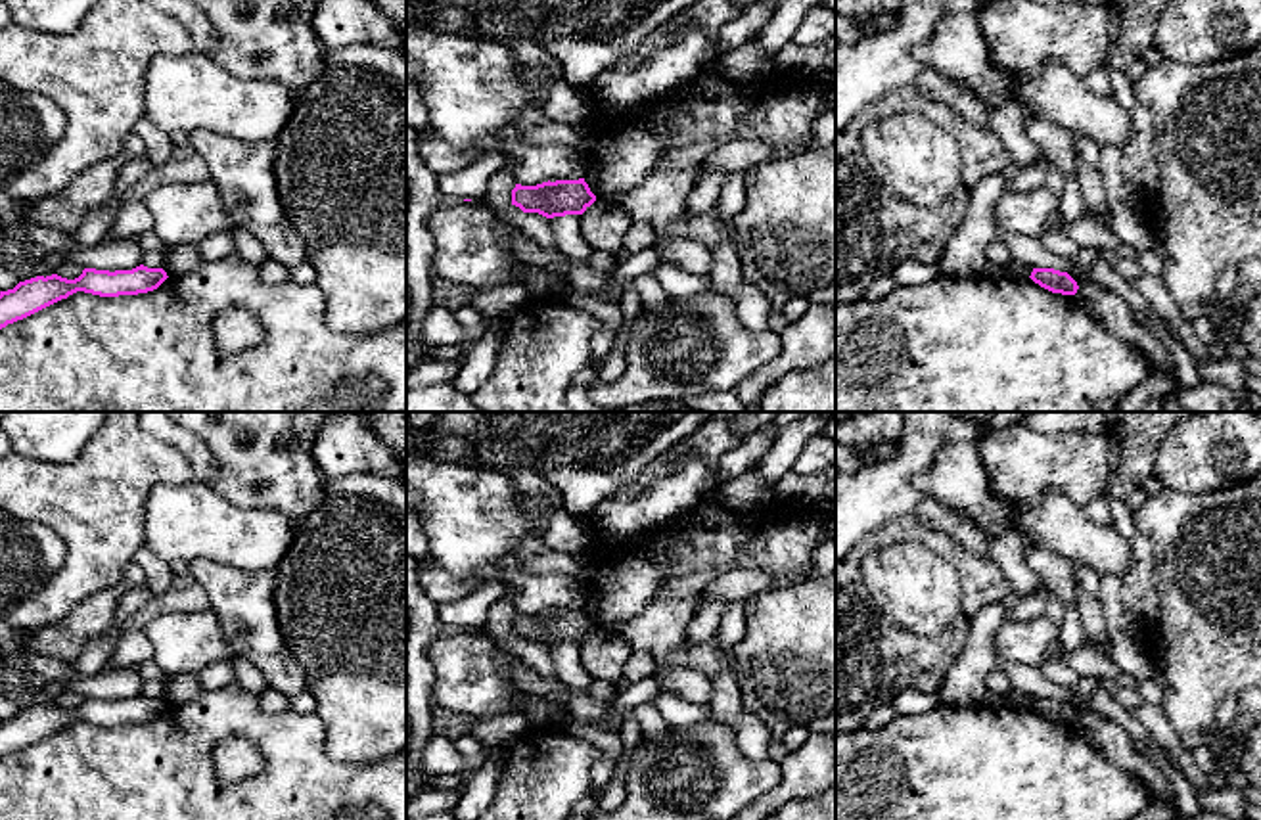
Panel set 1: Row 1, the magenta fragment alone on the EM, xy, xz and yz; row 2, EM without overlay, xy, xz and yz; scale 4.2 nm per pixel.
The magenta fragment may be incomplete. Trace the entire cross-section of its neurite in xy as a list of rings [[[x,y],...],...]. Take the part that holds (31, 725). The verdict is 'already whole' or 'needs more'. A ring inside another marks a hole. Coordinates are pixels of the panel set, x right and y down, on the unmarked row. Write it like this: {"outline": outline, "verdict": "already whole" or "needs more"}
{"outline": [[[144,694],[115,701],[84,697],[75,709],[57,703],[36,705],[19,711],[13,718],[0,720],[0,759],[77,720],[100,726],[138,724],[157,718],[167,707],[163,697],[148,697]]], "verdict": "already whole"}

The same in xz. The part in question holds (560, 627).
{"outline": [[[585,607],[579,609],[556,609],[537,615],[516,613],[512,619],[512,634],[523,642],[539,642],[546,648],[583,644],[596,625],[590,621]]], "verdict": "already whole"}

